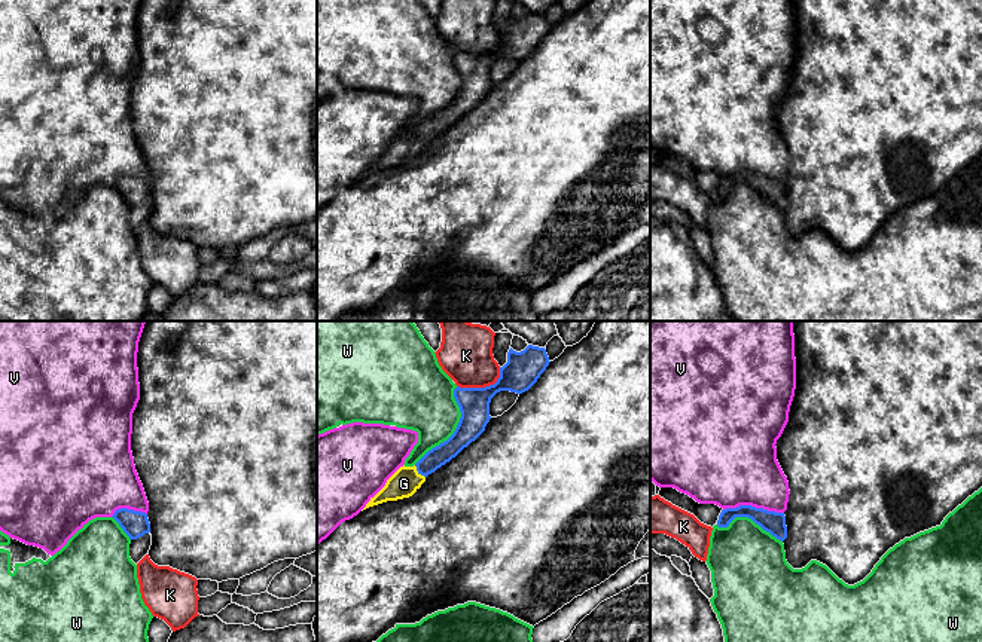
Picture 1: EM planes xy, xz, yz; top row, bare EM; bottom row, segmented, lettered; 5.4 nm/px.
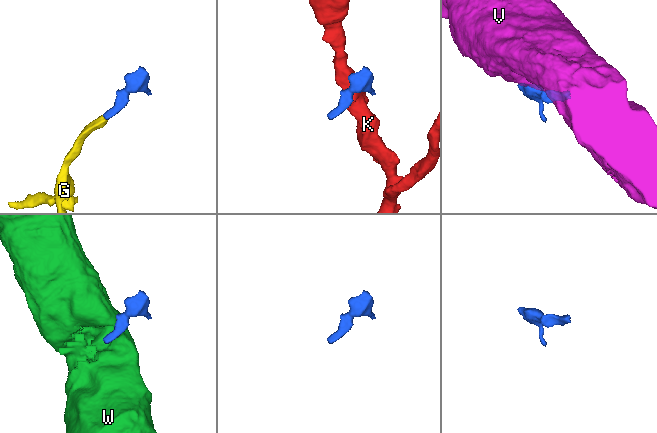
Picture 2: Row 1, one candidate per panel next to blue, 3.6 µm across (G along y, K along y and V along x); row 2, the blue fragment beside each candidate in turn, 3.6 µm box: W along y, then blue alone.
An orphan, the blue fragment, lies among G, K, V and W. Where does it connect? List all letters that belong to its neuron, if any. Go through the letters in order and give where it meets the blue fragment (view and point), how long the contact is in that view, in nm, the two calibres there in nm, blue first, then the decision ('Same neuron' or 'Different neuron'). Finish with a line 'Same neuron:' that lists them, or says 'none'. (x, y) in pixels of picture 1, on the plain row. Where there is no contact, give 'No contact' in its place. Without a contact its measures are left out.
G: Touches blue at xz (418, 138). Shared border 90 nm. Thickness 110 nm (blue) against 160 nm. Same neuron
K: Touches blue at xz (482, 55). Shared border 260 nm. Thickness 190 nm (blue) against 280 nm. Different neuron
V: Touches blue at yz (753, 174). Shared border 320 nm. Thickness 120 nm (blue) against 440 nm. Different neuron
W: Touches blue at xz (456, 97). Shared border 480 nm. Thickness 170 nm (blue) against 360 nm. Different neuron
Same neuron: G

